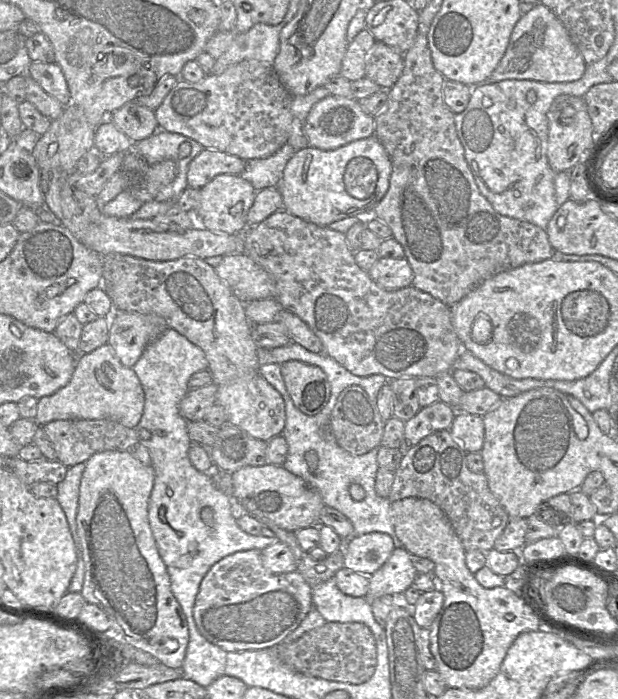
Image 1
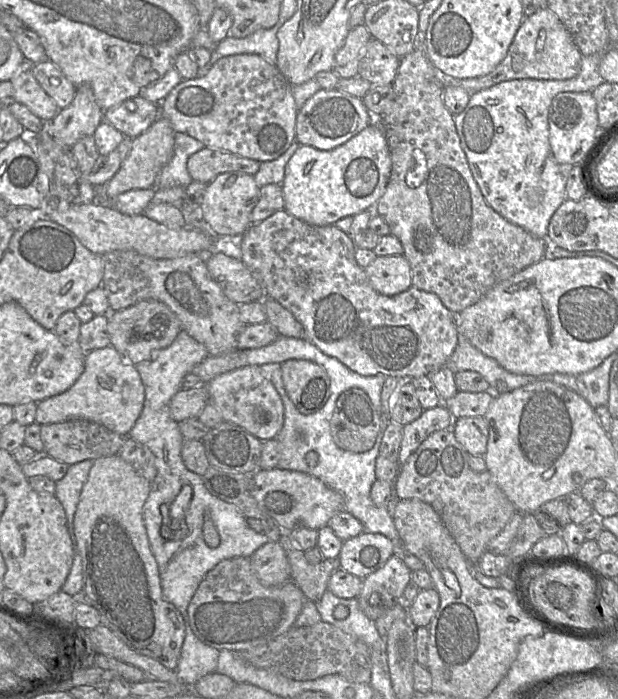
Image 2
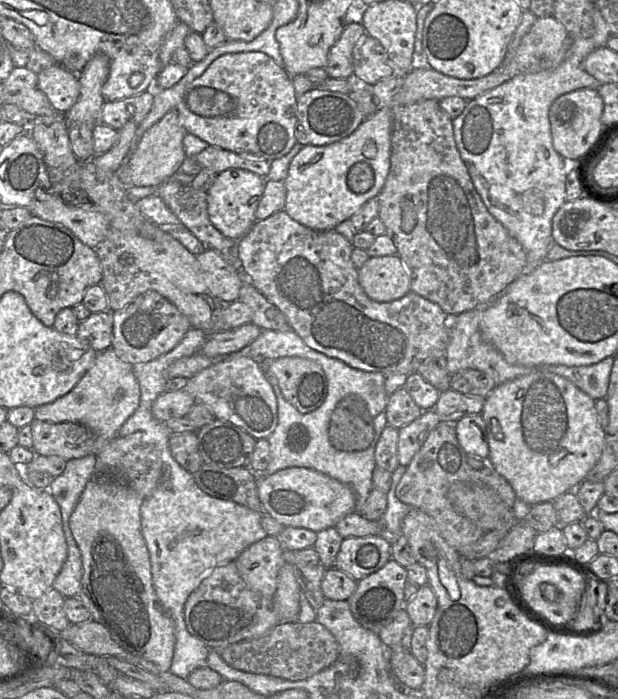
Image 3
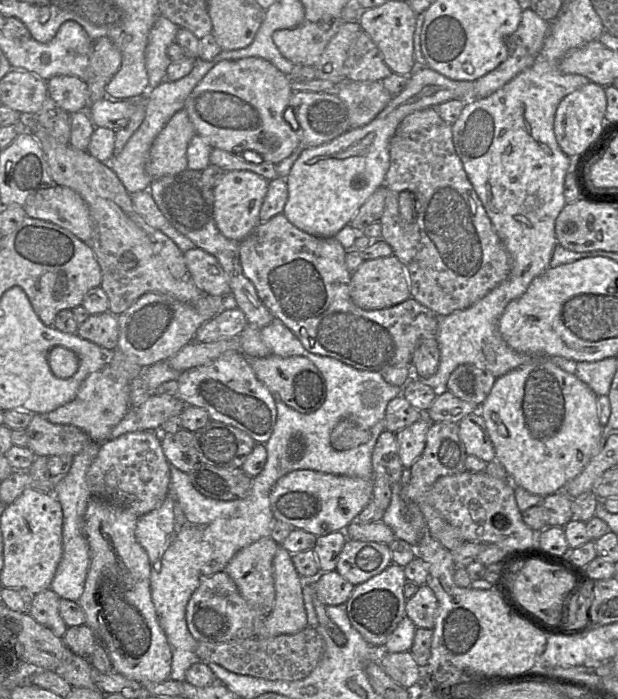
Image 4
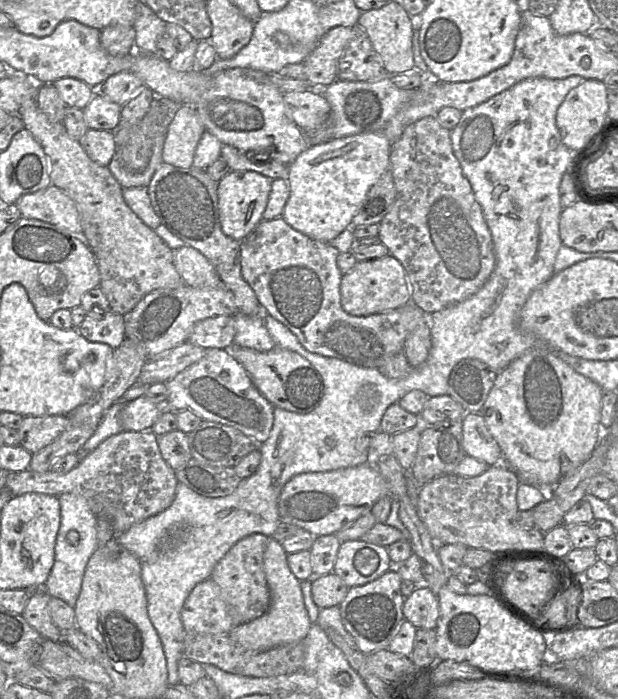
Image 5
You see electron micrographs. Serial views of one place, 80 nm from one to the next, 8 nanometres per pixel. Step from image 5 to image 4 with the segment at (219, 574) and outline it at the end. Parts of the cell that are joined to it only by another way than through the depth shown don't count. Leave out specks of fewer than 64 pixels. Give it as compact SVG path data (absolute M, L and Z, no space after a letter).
M270 536L259 539L240 549L223 570L234 581L239 593L248 605L264 616L267 616L272 611L274 605L273 559L278 547L279 544Z

